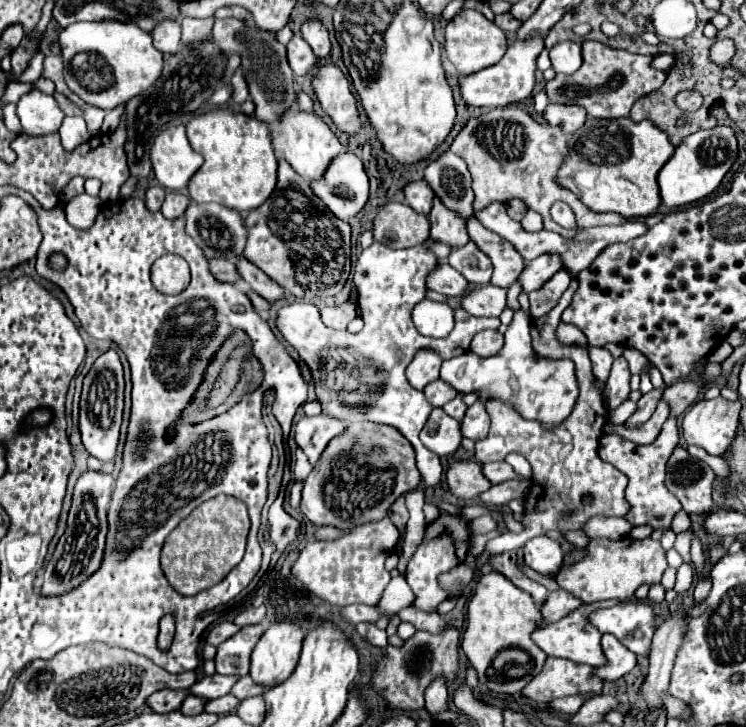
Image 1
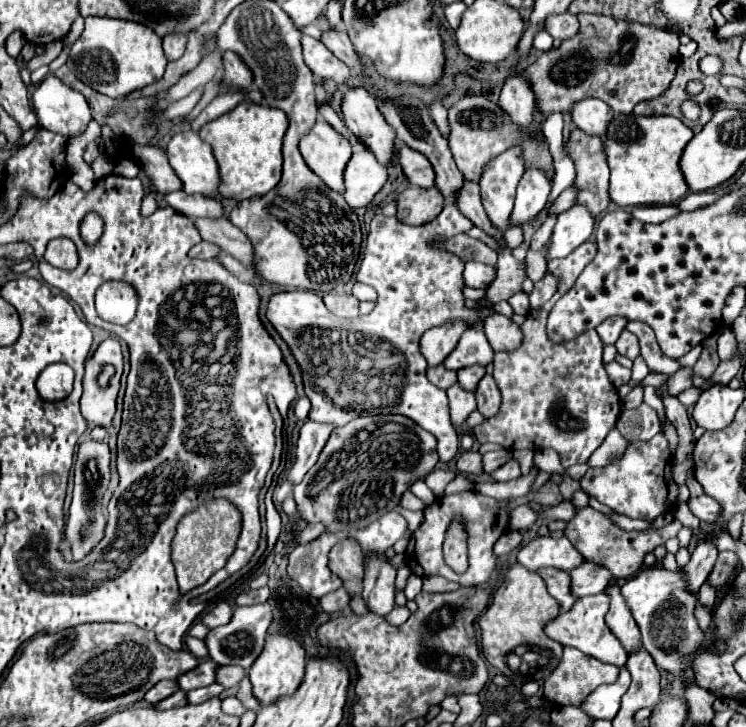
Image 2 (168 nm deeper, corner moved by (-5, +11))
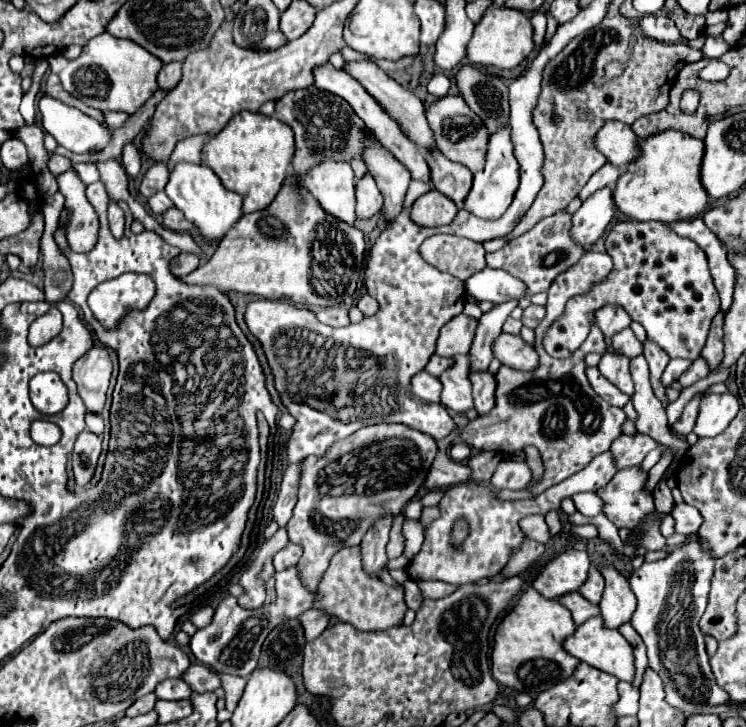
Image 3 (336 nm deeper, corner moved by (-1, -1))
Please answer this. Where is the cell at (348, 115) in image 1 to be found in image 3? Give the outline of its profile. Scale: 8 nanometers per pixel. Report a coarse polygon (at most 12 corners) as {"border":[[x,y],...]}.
{"border":[[379,144],[367,148],[389,224],[403,210],[411,176]]}

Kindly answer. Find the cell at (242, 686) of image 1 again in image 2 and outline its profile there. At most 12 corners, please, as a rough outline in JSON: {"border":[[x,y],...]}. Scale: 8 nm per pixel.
{"border":[[219,666],[217,682],[235,688],[245,678],[243,668]]}

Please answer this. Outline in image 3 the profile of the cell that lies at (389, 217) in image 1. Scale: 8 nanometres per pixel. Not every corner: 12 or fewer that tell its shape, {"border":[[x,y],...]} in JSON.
{"border":[[441,192],[419,196],[411,220],[443,226],[457,216],[457,204]]}

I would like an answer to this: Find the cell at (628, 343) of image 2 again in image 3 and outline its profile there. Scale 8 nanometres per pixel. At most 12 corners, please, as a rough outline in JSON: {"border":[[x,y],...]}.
{"border":[[631,328],[617,332],[613,348],[629,358],[643,352],[643,344],[637,340]]}

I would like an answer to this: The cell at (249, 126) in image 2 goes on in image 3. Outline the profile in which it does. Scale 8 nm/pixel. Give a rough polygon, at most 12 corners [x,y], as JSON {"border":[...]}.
{"border":[[241,112],[203,148],[243,212],[267,208],[295,154],[281,120]]}

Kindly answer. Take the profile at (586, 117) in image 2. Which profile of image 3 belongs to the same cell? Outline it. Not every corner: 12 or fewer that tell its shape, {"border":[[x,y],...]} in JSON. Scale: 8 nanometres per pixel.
{"border":[[607,122],[595,144],[615,166],[639,158],[639,138]]}

